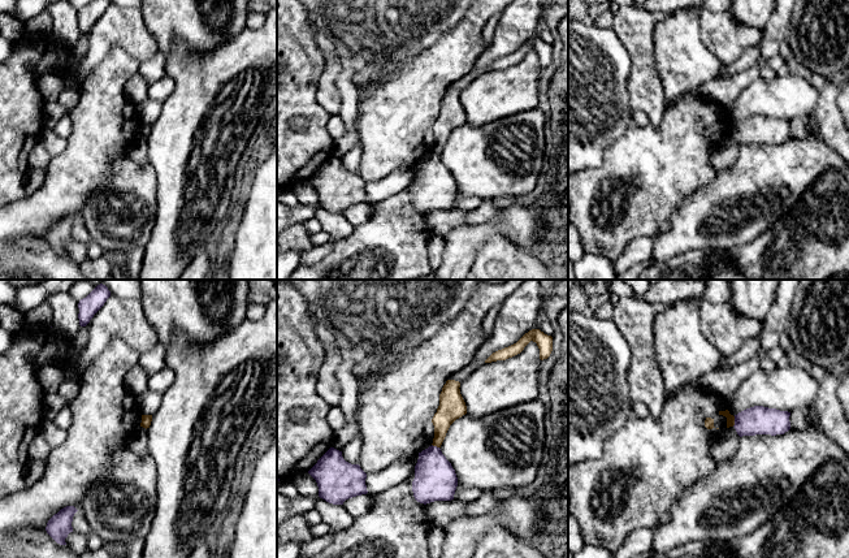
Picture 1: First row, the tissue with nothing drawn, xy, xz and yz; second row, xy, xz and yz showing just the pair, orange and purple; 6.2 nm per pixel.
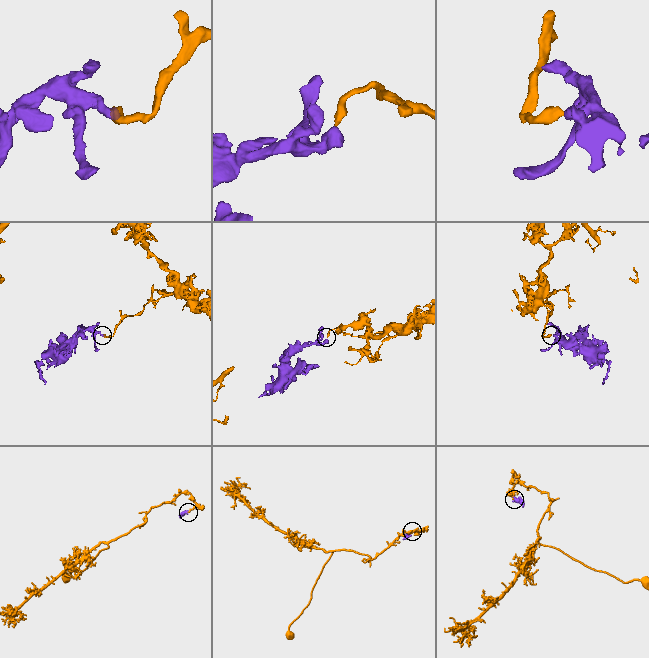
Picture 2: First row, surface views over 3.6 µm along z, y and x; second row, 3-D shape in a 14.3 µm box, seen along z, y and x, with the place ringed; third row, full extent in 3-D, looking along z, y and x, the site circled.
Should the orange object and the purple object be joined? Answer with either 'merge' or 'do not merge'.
do not merge

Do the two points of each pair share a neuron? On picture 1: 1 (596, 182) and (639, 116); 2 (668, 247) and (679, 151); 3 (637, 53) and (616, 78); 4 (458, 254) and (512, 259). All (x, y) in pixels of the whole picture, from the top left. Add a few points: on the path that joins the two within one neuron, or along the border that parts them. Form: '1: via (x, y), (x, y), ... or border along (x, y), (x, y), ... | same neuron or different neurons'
1: border along (635, 124), (640, 126), (649, 125) | different neurons
2: border along (694, 190), (672, 212), (670, 224), (653, 234) | different neurons
3: border along (615, 35), (631, 61), (628, 91) | different neurons
4: border along (498, 234), (492, 234), (486, 238), (471, 265) | different neurons

